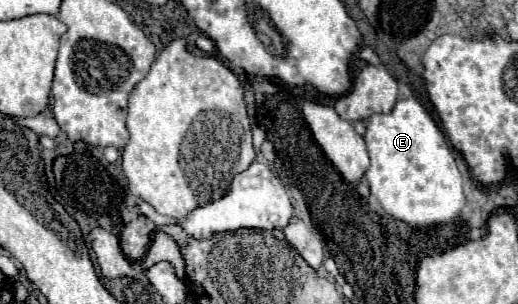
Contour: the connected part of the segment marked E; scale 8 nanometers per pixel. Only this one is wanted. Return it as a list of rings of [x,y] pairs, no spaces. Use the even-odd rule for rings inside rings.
[[[415,98],[397,100],[389,114],[373,114],[365,132],[371,166],[367,182],[383,210],[413,228],[447,224],[465,206],[463,178],[445,136]]]

